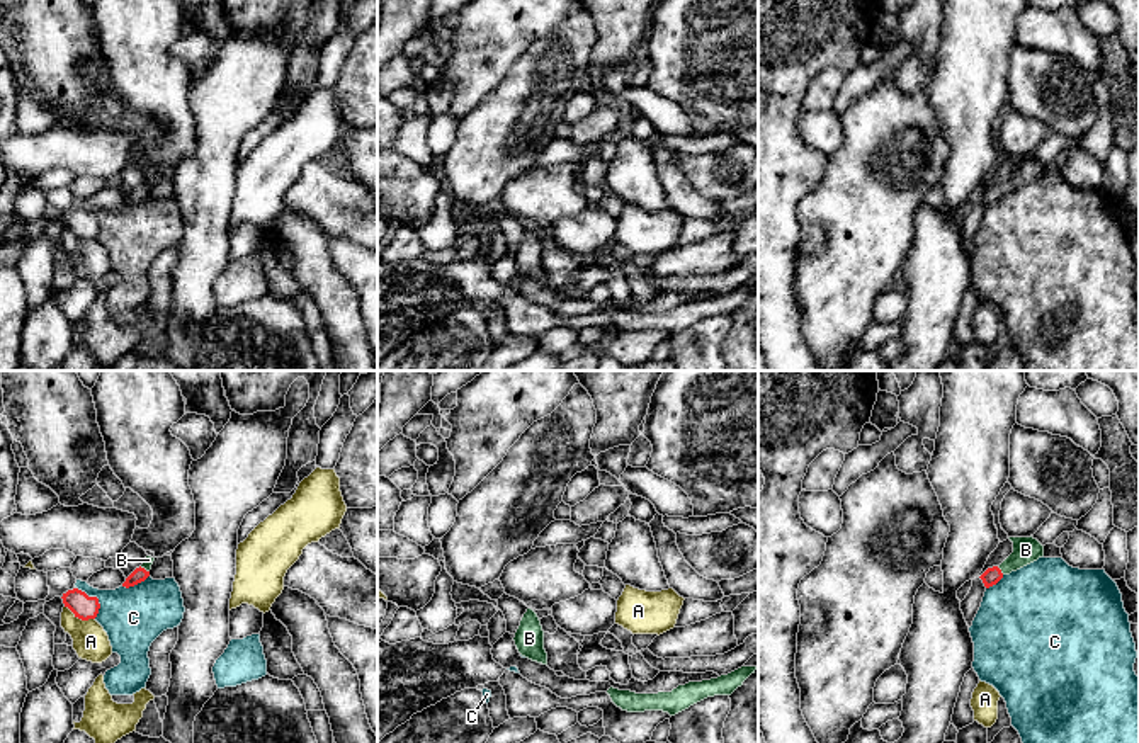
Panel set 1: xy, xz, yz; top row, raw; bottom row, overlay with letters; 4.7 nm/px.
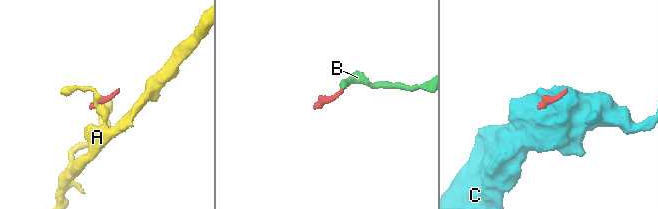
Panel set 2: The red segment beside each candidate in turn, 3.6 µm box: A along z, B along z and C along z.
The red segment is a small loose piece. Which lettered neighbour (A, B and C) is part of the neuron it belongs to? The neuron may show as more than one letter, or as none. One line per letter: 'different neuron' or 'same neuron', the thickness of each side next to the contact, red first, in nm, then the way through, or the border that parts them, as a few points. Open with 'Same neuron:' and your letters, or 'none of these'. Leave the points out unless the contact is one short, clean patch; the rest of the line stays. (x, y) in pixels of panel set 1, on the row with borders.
Same neuron: B
A: different neuron; calibres 120 and 170 nm; border xy (65, 606), (82, 619), (94, 619)
B: same neuron; calibres 80 and 130 nm; way yz (991, 575), (1000, 570), (1025, 550)
C: different neuron; calibres 120 and 300 nm

